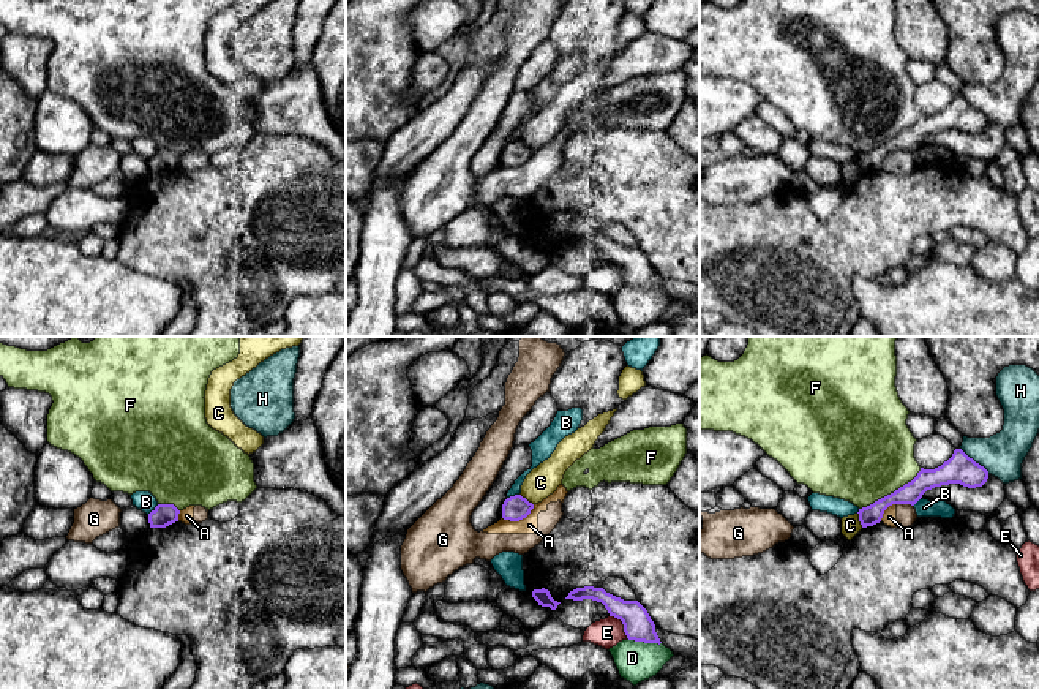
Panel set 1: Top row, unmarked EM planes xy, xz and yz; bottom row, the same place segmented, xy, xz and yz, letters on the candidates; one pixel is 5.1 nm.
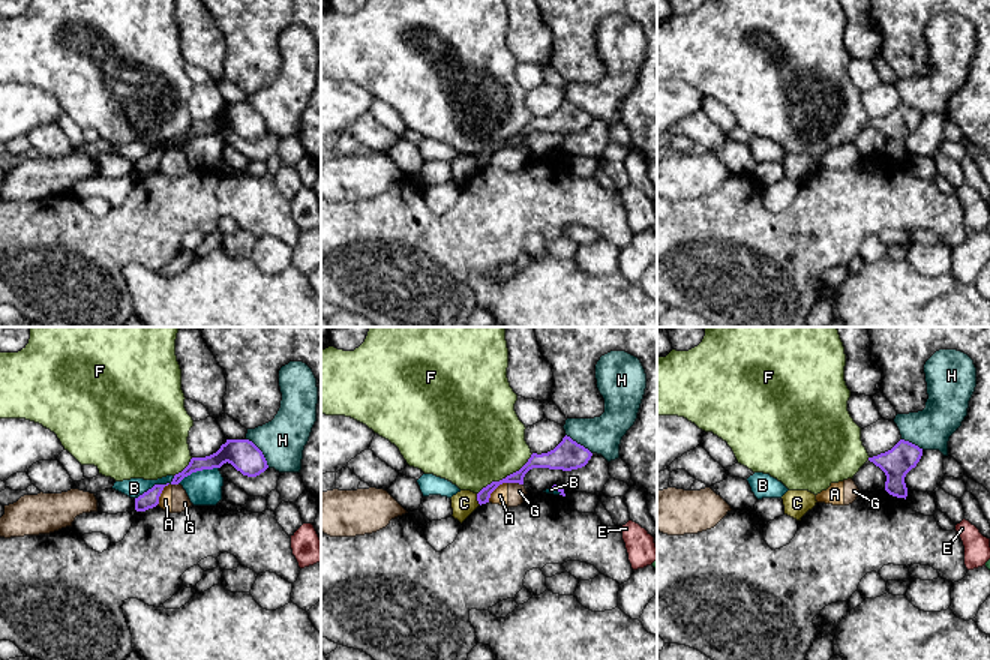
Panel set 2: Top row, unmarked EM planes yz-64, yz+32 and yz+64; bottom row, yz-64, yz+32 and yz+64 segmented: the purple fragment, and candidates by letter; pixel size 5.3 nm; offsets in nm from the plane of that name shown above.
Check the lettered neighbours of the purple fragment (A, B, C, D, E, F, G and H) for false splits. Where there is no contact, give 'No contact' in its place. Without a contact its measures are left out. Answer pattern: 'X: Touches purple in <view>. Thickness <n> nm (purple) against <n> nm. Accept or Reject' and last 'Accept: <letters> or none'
A: Touches purple in xz. Thickness 130 nm (purple) against 90 nm. Reject
B: Touches purple in xy. Thickness 120 nm (purple) against 100 nm. Reject
C: Touches purple in yz. Thickness 100 nm (purple) against 100 nm. Reject
D: Touches purple in xz. Thickness 150 nm (purple) against 200 nm. Reject
E: Touches purple in xz. Thickness 150 nm (purple) against 150 nm. Reject
F: Touches purple in yz. Thickness 110 nm (purple) against 500 nm. Reject
G: Touches purple in yz. Thickness 110 nm (purple) against 100 nm. Reject
H: Touches purple in yz. Thickness 150 nm (purple) against 220 nm. Reject
Accept: none

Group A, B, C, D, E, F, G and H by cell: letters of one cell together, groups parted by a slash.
A G / B / C / D / E / F / H

